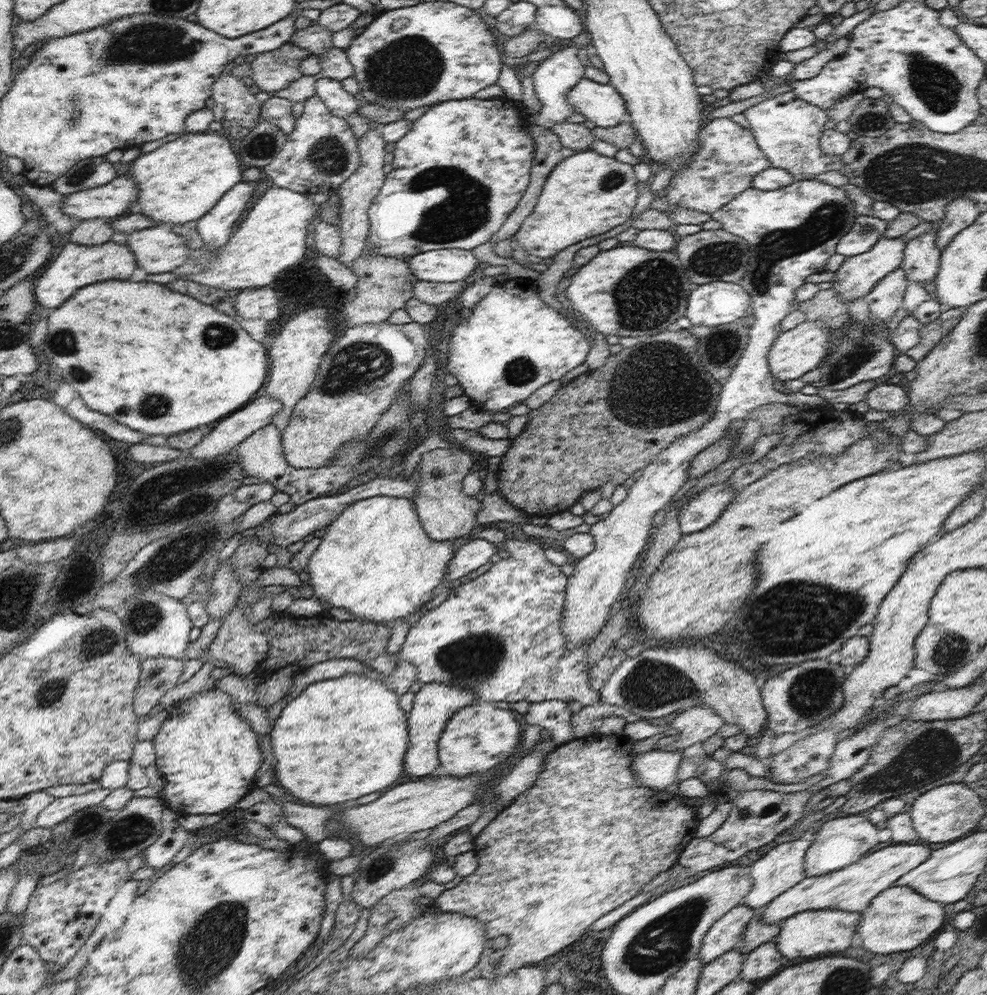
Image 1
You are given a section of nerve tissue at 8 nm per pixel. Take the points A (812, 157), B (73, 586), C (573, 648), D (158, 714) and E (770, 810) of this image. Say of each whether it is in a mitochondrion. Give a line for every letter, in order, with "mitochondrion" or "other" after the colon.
A: other
B: other
C: other
D: other
E: other

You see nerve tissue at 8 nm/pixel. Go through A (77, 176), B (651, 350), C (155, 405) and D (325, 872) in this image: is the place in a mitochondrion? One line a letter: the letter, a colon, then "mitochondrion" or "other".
A: mitochondrion
B: mitochondrion
C: mitochondrion
D: other

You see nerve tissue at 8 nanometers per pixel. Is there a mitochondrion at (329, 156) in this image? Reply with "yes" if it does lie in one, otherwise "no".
yes

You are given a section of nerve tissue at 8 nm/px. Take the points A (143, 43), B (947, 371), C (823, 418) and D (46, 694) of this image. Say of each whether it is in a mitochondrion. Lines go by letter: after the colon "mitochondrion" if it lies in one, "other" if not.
A: mitochondrion
B: other
C: other
D: mitochondrion

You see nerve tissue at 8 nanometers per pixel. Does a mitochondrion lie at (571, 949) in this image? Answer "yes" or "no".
no

